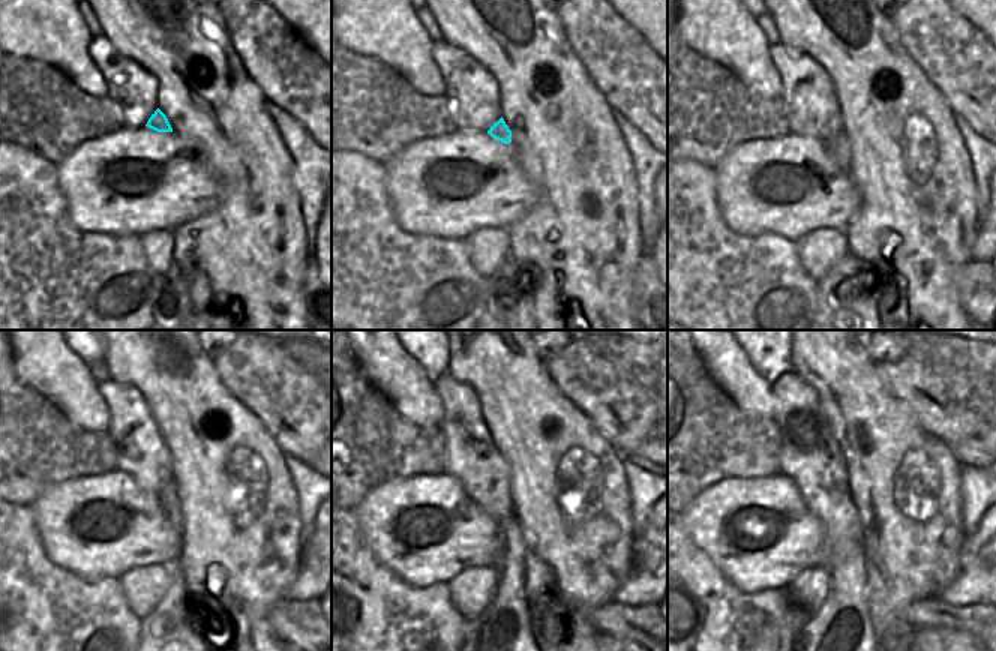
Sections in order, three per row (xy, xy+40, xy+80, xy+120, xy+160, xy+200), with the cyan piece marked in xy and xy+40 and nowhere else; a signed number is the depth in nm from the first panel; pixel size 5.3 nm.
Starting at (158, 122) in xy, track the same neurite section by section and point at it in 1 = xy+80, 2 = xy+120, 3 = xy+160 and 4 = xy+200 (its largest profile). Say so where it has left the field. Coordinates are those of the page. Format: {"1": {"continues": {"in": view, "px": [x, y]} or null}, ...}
{"1": {"continues": {"in": "xy+80", "px": [839, 146]}}, "2": {"continues": {"in": "xy+120", "px": [168, 495]}}, "3": {"continues": {"in": "xy+160", "px": [503, 635]}}, "4": {"continues": {"in": "xy+200", "px": [840, 635]}}}

